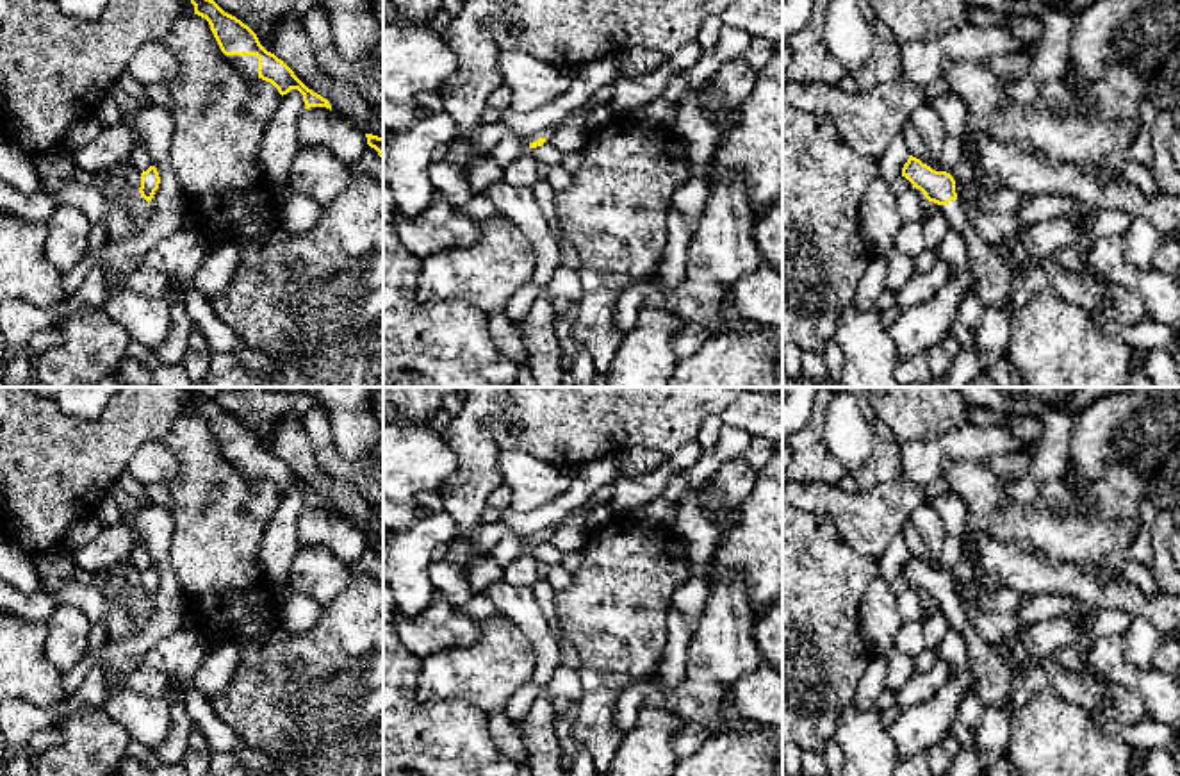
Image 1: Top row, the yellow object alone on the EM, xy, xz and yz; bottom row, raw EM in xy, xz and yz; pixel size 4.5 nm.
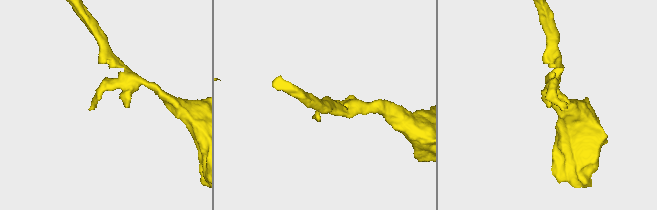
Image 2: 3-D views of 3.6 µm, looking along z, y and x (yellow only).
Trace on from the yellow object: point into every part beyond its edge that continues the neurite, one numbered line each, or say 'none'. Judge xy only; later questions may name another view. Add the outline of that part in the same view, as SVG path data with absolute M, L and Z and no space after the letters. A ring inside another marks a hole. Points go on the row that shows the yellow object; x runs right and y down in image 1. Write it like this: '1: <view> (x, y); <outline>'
1: xy (246, 65); M226 55L226 61L246 78L258 78L258 57L257 55Z

